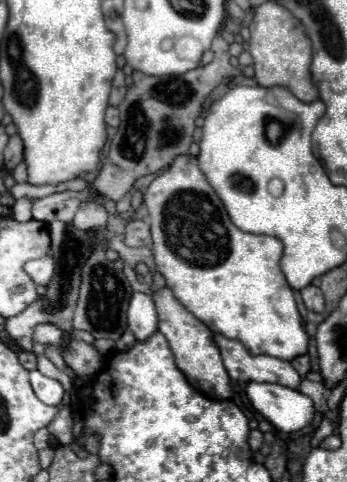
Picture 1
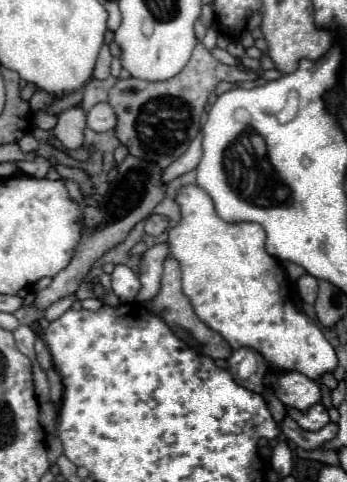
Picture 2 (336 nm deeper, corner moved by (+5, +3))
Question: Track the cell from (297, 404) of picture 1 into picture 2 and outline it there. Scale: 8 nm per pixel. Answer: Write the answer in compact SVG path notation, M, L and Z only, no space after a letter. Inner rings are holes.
M321 403L309 407L307 411L299 411L299 409L293 409L293 407L287 407L287 415L291 419L295 419L297 425L307 429L307 431L319 431L321 427L325 427L329 423L329 415L327 415L327 411L325 411L325 407Z

